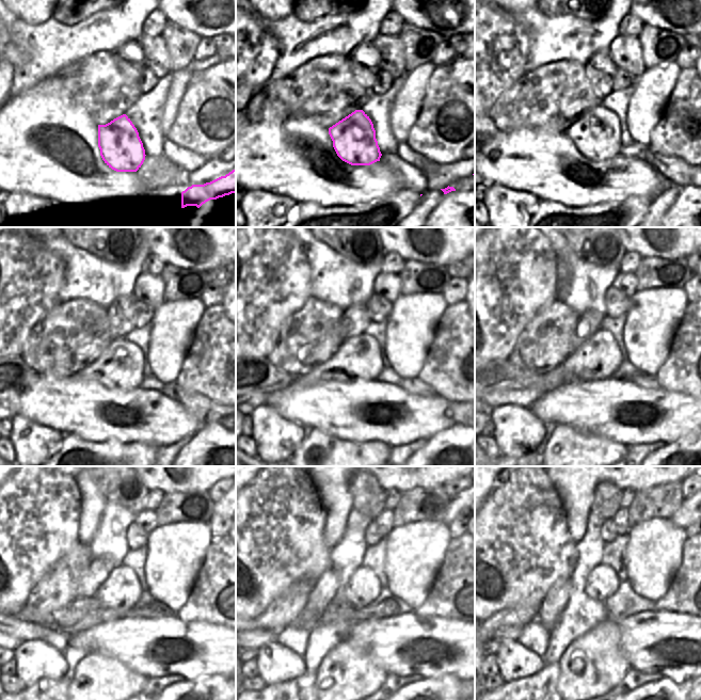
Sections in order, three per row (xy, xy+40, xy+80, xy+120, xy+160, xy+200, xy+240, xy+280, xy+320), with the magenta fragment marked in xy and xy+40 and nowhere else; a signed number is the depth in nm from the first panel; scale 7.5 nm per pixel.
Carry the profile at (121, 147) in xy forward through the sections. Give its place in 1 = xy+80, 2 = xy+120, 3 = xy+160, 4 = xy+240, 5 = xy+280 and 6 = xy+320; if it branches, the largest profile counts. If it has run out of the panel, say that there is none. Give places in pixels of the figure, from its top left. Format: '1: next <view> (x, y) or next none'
1: next xy+80 (596, 134)
2: next xy+120 (120, 366)
3: next xy+160 (359, 359)
4: next xy+240 (122, 589)
5: next xy+280 (363, 587)
6: next xy+320 (602, 583)

